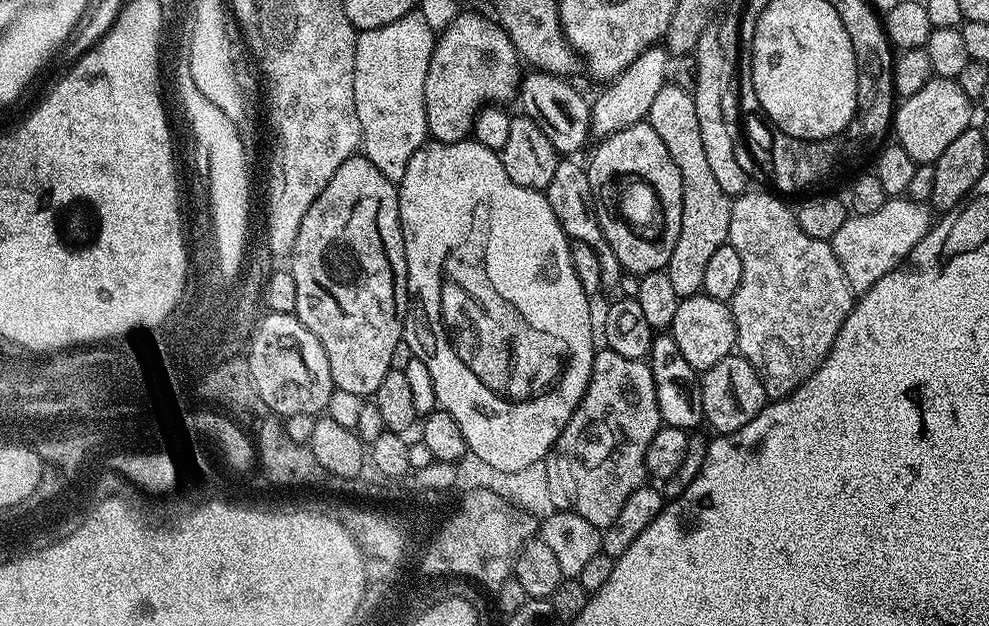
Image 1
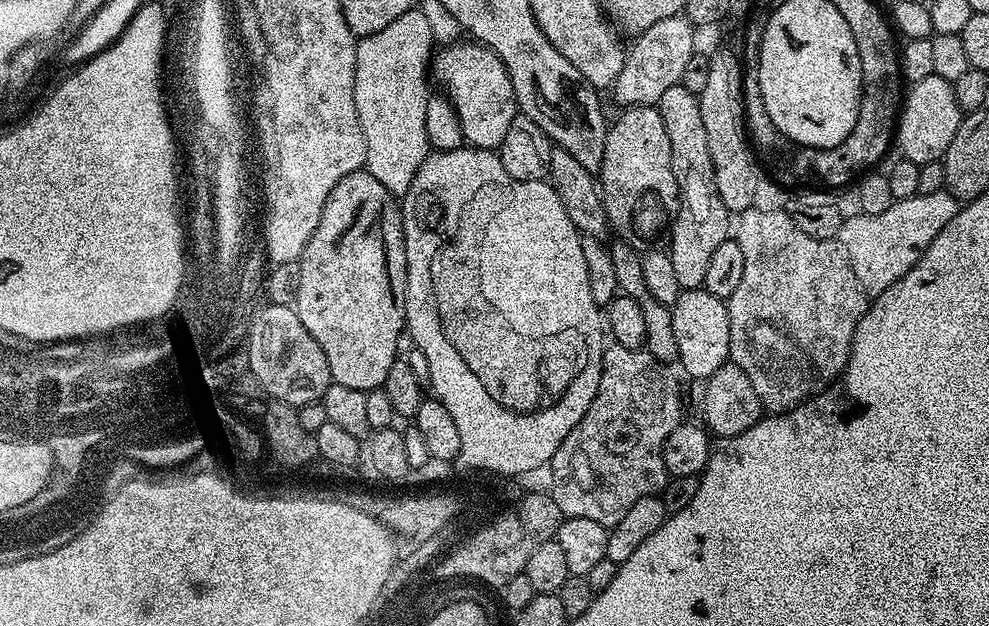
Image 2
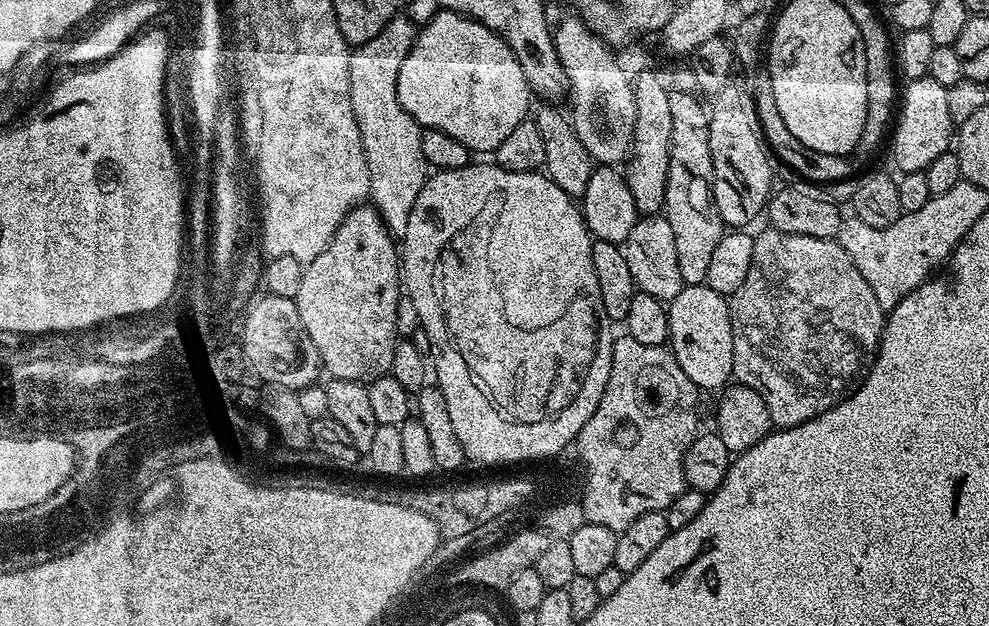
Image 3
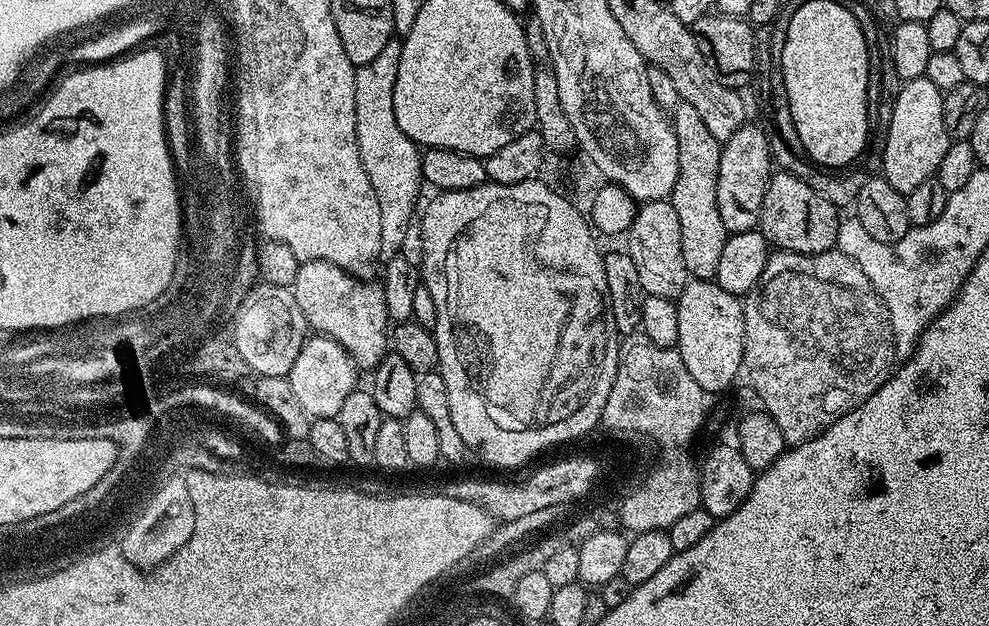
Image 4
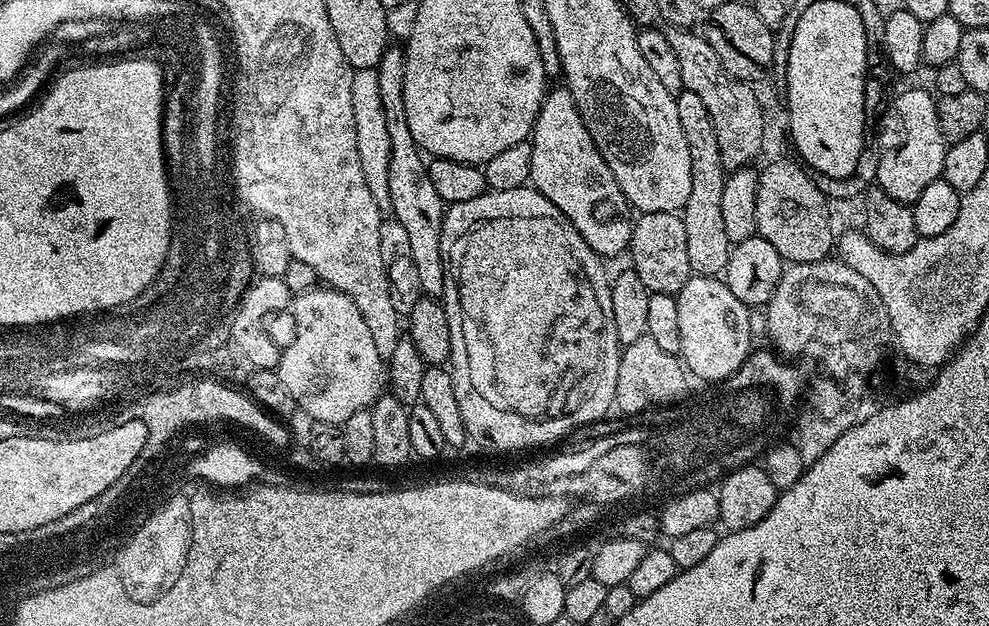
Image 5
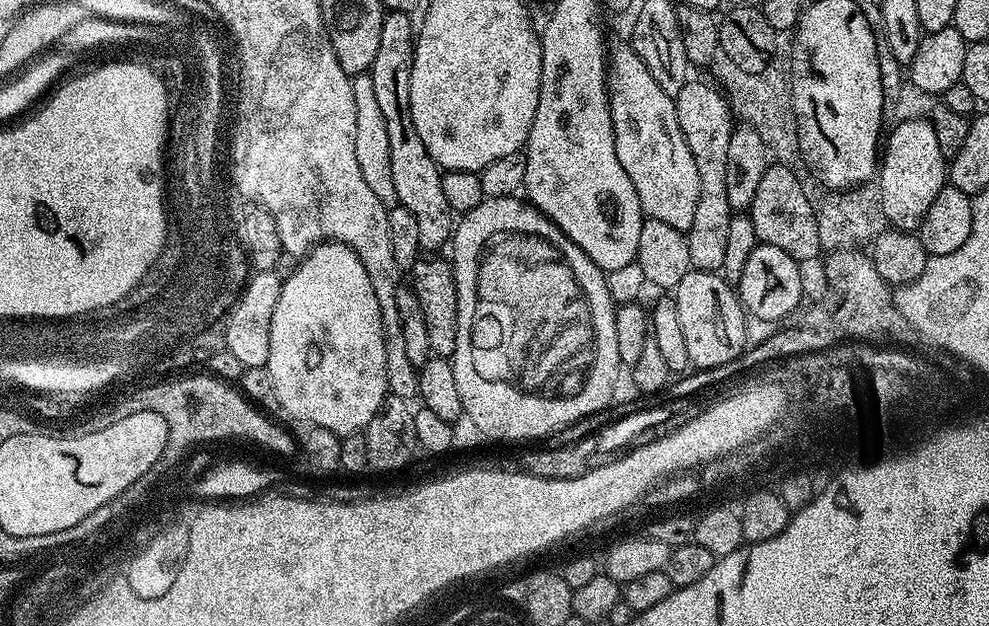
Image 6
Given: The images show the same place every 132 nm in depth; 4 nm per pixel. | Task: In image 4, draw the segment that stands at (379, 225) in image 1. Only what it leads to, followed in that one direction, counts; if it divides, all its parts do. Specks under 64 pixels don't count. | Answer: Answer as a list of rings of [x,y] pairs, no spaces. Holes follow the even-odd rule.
[[[305,260],[301,263],[294,285],[298,306],[302,306],[302,314],[306,318],[309,329],[313,333],[328,336],[334,342],[338,342],[338,346],[342,346],[346,350],[352,363],[360,370],[375,369],[376,365],[390,351],[390,319],[387,314],[384,290],[379,283],[368,283],[372,282],[359,276],[353,276],[352,273],[325,260]]]

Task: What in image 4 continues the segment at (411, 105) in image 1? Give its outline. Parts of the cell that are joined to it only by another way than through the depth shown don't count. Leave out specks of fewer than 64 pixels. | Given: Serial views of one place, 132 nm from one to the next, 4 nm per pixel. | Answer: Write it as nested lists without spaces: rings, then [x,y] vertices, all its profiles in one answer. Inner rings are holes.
[[[394,38],[374,62],[366,62],[356,69],[354,82],[354,114],[356,115],[356,137],[358,154],[374,186],[374,198],[378,198],[378,211],[382,213],[381,257],[401,255],[402,247],[408,240],[408,231],[413,231],[416,212],[416,199],[422,189],[421,149],[398,126],[394,118],[394,78],[398,78],[398,58],[401,41]]]

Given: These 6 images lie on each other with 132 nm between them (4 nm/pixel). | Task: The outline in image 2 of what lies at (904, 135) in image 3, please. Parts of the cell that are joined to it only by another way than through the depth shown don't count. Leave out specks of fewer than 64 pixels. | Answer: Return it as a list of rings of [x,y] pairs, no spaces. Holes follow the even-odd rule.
[[[931,75],[922,78],[922,82],[911,85],[903,97],[898,113],[898,134],[900,130],[903,159],[919,165],[940,160],[954,139],[954,134],[958,134],[961,119],[962,113],[954,98],[951,80]]]

